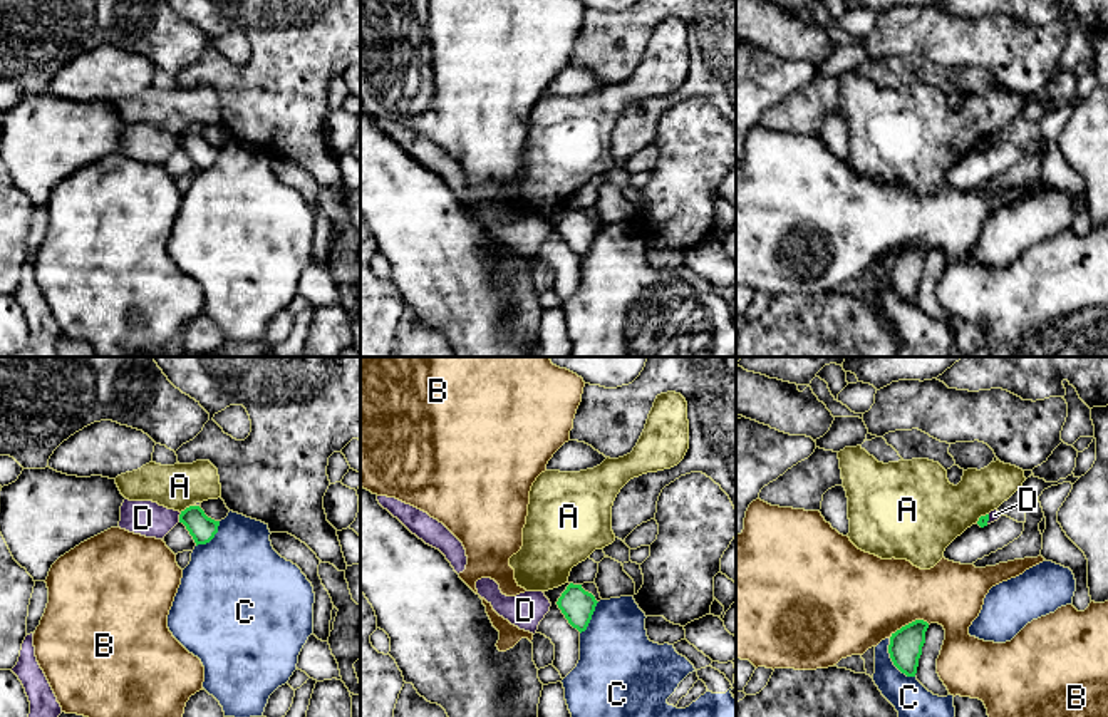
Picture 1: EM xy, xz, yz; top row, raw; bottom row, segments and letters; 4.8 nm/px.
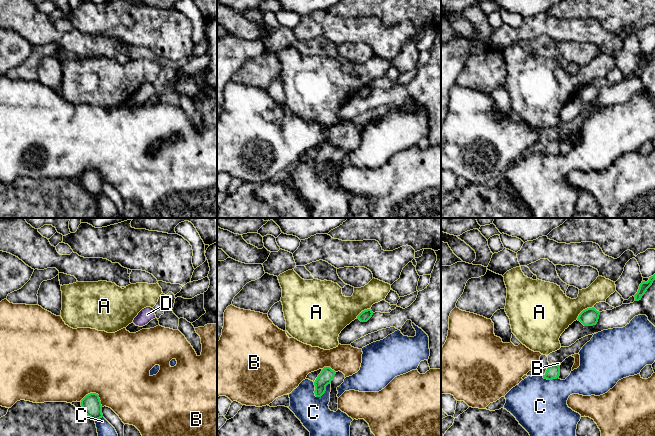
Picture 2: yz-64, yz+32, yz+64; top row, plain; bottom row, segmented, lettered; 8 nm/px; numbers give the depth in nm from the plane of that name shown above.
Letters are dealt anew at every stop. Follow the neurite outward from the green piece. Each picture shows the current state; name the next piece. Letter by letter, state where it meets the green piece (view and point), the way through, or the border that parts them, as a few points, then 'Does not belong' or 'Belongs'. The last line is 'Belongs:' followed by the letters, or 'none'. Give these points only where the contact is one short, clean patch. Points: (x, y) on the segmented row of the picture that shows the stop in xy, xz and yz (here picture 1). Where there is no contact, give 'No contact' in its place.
A: Touches green at xy (186, 508). Does not belong
B: Touches green at yz (909, 624). Does not belong
C: Touches green at yz (892, 660). Does not belong
D: Touches green at xy (180, 518). Boundary: xy (181, 513), (178, 521). Does not belong
Belongs: none

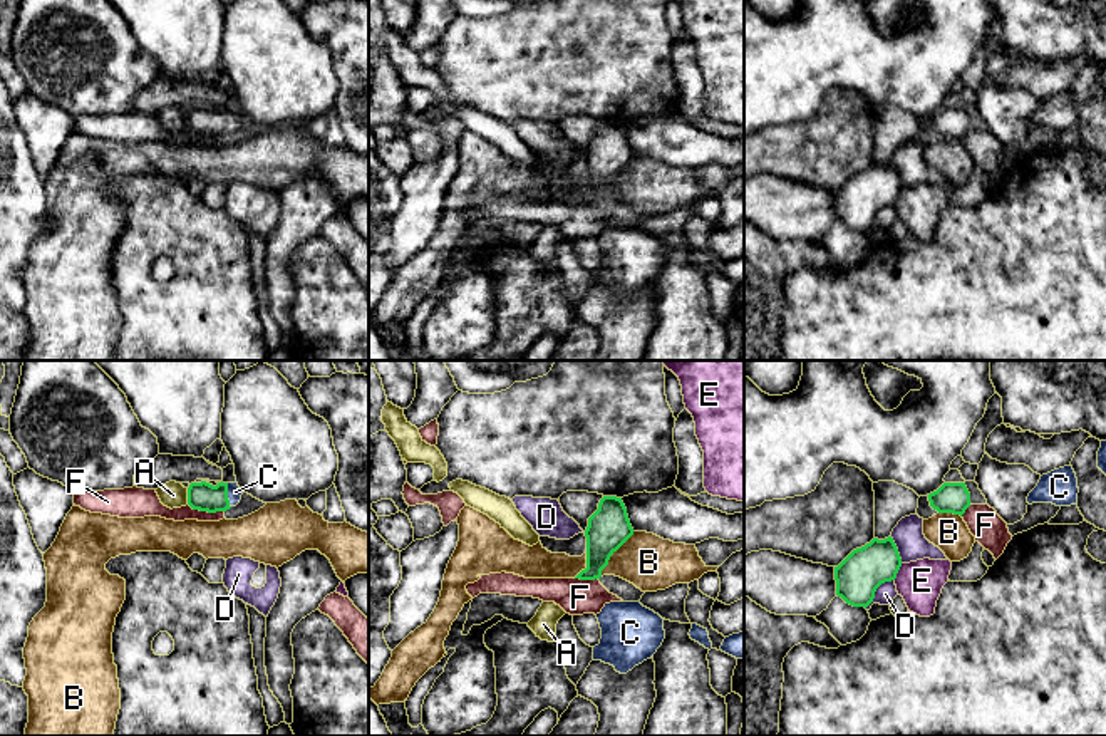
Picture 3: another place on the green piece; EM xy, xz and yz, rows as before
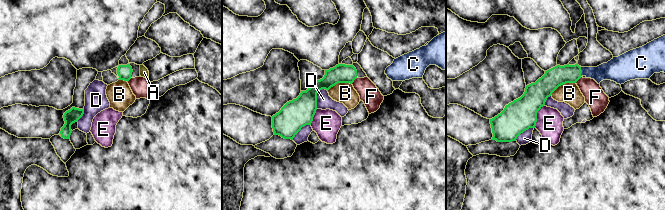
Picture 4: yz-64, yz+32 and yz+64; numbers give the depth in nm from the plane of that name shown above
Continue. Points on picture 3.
A: Touches green at xy (188, 497). Boundary: xy (186, 488), (188, 503). Does not belong
B: Touches green at xz (612, 554). Boundary: xz (634, 532), (610, 557), (600, 575). Does not belong
C: Touches green at xy (227, 495). Path across: xy (203, 497), (227, 495), (235, 492). Belongs
D: Touches green at yz (875, 590). Does not belong
E: Touches green at yz (897, 572). Boundary: yz (902, 564), (894, 579). Does not belong
F: Touches green at xy (206, 510). Boundary: xy (188, 503), (198, 510), (223, 512). Does not belong
Belongs: C

